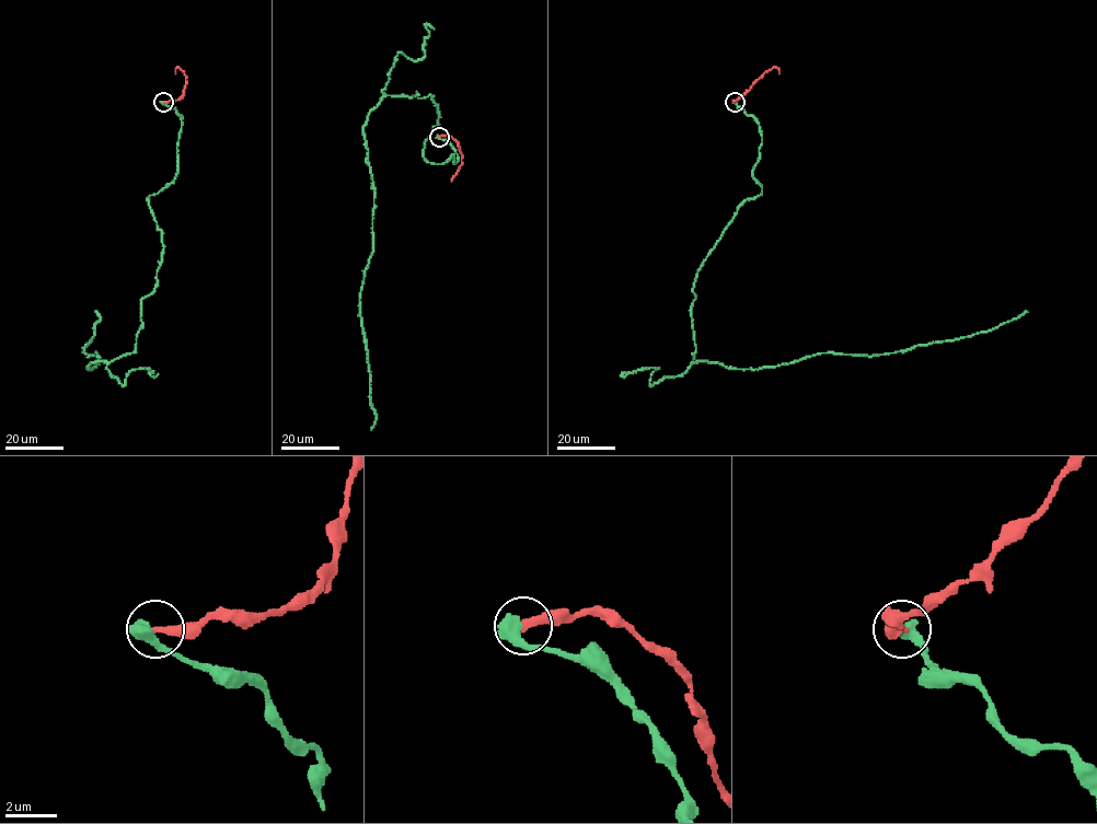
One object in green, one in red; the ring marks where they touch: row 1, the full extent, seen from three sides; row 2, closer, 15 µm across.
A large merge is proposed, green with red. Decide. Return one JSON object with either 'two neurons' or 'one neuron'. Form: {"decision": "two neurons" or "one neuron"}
{"decision": "two neurons"}

